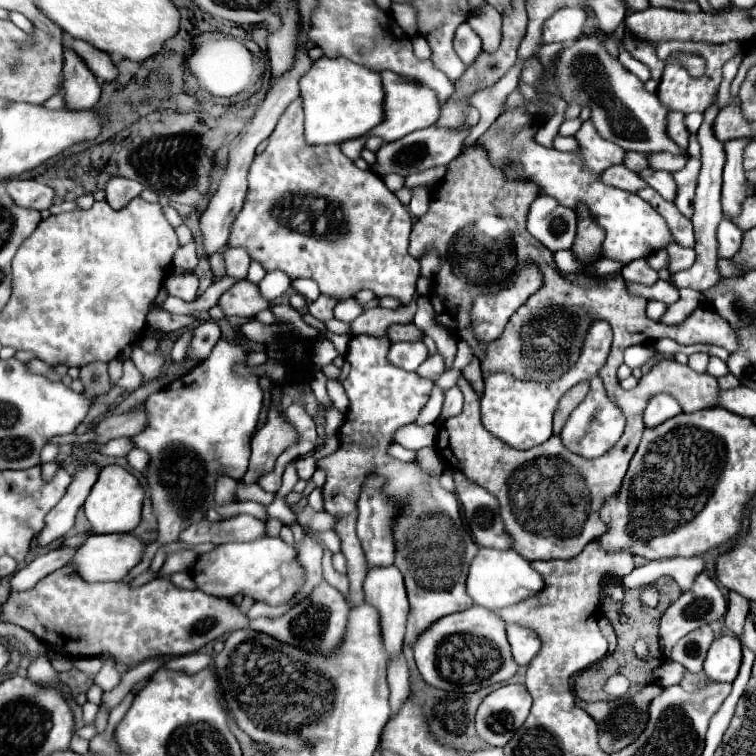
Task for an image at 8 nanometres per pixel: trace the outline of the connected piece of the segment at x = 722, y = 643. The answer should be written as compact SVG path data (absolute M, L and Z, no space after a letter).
M724 635L712 643L708 657L704 661L704 673L712 681L734 683L740 671L740 663L742 663L740 641L734 635Z

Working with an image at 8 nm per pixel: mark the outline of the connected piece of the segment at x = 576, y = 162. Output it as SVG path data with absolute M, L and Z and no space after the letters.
M512 111L500 115L496 123L476 143L482 145L482 149L488 153L490 161L498 169L504 169L506 179L532 181L538 185L542 195L550 195L560 205L574 211L580 203L588 207L594 221L606 231L606 239L602 243L602 257L626 265L634 259L642 259L654 251L666 249L666 245L674 239L664 219L638 195L602 183L602 173L614 163L622 163L626 151L616 143L600 137L590 119L582 123L580 131L576 133L576 141L578 151L574 153L540 147L532 141L532 117L524 115L524 111Z

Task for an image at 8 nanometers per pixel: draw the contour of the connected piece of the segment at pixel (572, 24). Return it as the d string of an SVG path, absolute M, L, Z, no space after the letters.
M562 7L562 9L558 9L544 23L542 41L544 43L562 43L562 41L574 41L574 39L582 37L586 17L588 17L588 11L584 7Z

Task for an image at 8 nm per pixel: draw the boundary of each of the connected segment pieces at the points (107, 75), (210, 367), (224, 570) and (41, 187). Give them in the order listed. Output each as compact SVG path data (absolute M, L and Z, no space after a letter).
M74 39L70 47L74 47L74 51L82 55L82 59L86 59L86 65L94 71L94 75L98 75L100 81L114 81L118 77L118 67L112 55L96 49L94 45L86 41L78 41L78 39Z
M220 339L212 349L212 355L198 363L188 375L182 375L172 385L168 383L158 393L146 399L146 427L132 437L136 449L150 455L148 469L144 473L152 495L152 509L158 519L158 545L172 543L178 539L180 531L198 523L206 517L206 511L214 507L214 489L218 475L228 475L232 479L242 479L248 469L250 459L250 439L258 425L258 415L262 409L262 389L258 387L258 377L236 377L232 373L234 363L244 363L246 353L240 345Z
M262 537L250 543L224 543L198 557L194 565L194 579L198 589L214 597L244 595L266 605L282 605L292 599L304 585L306 577L298 565L296 545L284 543L280 537Z
M10 179L6 189L18 205L26 209L36 209L36 211L48 209L56 197L54 189L50 189L48 185L36 179Z

